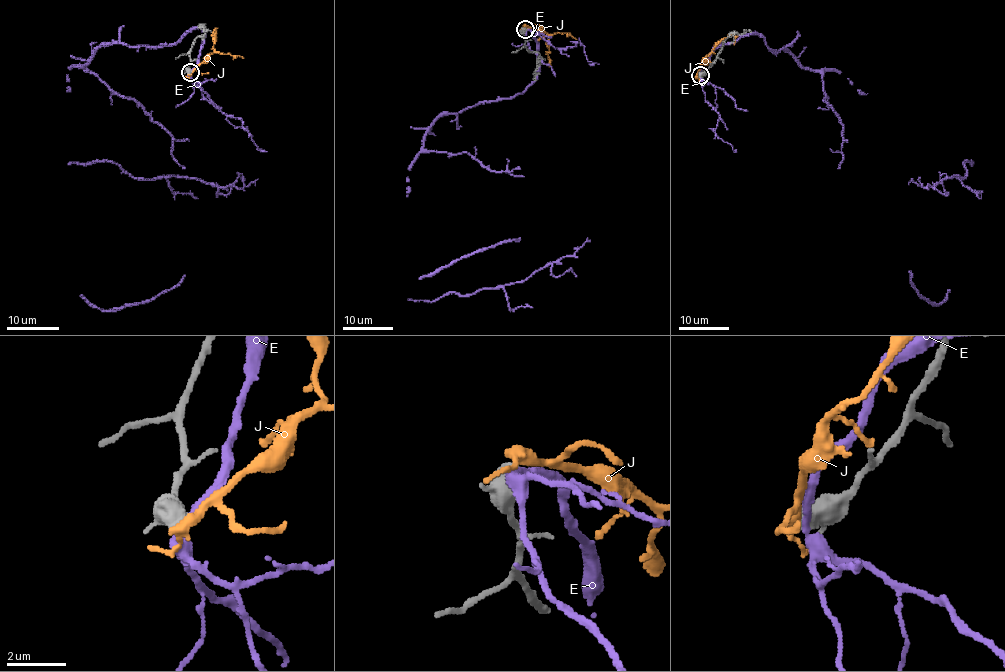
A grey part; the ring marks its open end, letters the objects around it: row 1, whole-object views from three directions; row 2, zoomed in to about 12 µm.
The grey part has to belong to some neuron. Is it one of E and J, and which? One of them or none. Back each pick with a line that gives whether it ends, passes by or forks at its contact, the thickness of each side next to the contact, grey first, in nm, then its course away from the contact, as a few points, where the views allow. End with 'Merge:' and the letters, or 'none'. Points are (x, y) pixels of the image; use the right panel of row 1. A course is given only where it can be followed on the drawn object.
Merge: none

